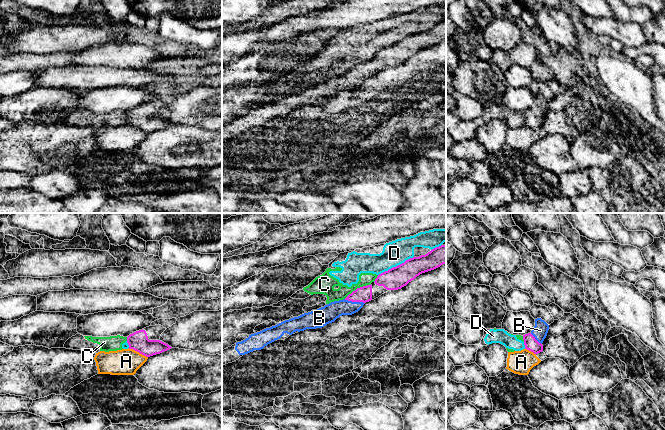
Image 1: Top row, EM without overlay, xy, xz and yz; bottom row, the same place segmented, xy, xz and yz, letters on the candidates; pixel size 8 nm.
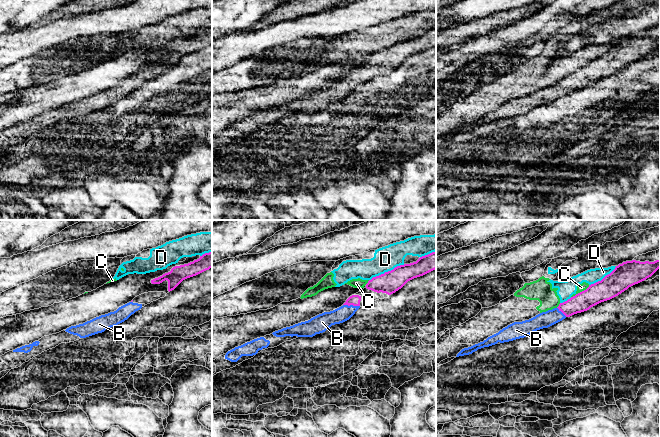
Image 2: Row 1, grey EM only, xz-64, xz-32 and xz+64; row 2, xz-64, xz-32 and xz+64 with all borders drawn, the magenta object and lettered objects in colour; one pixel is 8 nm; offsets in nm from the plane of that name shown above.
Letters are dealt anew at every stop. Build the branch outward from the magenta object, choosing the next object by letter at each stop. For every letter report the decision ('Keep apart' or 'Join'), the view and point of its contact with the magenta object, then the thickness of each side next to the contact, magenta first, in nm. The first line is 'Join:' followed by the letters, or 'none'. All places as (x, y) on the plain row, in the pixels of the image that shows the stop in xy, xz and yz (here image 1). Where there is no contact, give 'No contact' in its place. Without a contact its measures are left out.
Join: B
A: Keep apart. Touches magenta at xy (138, 127). Thickness 160 nm (magenta) against 200 nm
B: Join. Touches magenta at xz (354, 77). Thickness 130 nm (magenta) against 150 nm
C: Keep apart. Touches magenta at xz (355, 66). Thickness 130 nm (magenta) against 160 nm
D: Keep apart. Touches magenta at xz (396, 42). Thickness 180 nm (magenta) against 200 nm

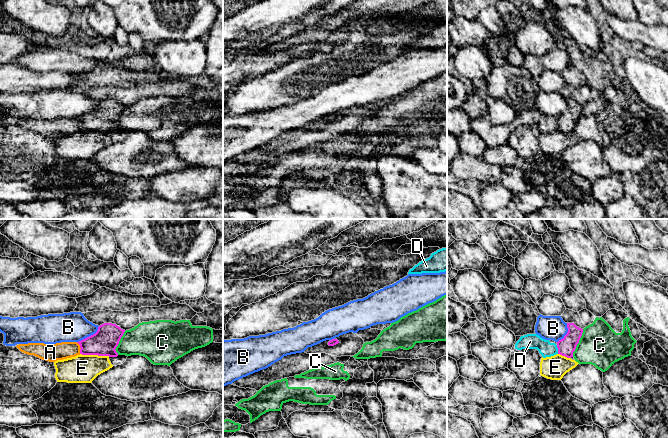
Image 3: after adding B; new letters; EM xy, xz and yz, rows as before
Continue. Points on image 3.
Join: none
A: Keep apart. Touches magenta at xy (80, 123). Thickness 200 nm (magenta) against 140 nm
B: Keep apart. Touches magenta at xy (89, 112). Thickness 200 nm (magenta) against 240 nm
C: Keep apart. Touches magenta at yz (578, 118). Thickness 140 nm (magenta) against 320 nm
D: Keep apart. Touches magenta at yz (558, 125). Thickness 140 nm (magenta) against 130 nm
E: Keep apart. Touches magenta at xy (95, 130). Thickness 200 nm (magenta) against 220 nm

